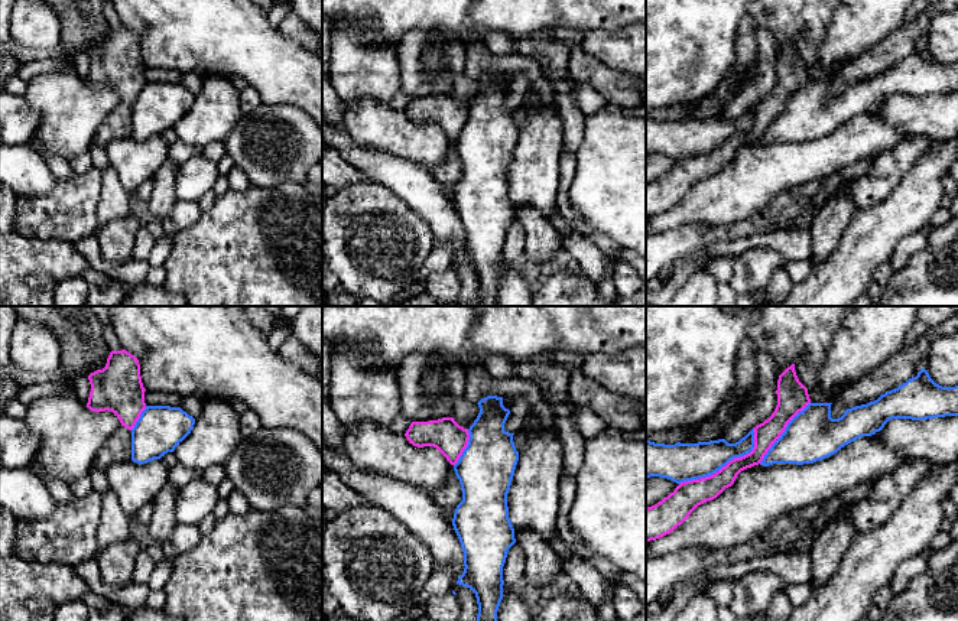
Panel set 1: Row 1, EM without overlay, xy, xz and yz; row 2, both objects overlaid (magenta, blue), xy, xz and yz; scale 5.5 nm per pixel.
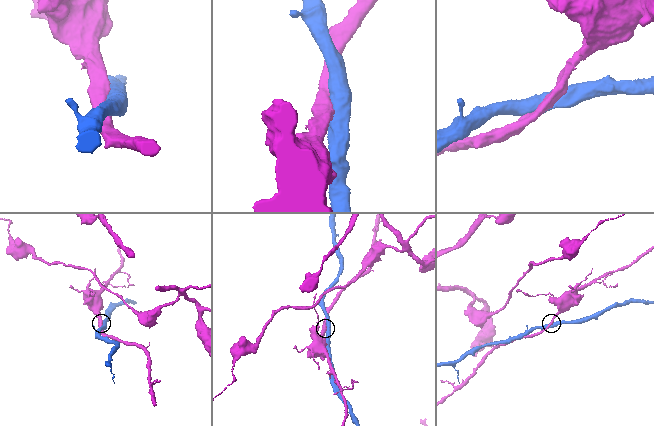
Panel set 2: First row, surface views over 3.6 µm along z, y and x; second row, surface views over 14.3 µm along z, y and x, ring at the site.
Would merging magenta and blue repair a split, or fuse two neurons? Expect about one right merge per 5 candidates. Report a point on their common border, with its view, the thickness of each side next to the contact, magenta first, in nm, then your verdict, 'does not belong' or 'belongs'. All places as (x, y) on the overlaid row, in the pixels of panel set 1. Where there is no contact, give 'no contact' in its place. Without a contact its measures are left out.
contact yz (727, 464); calibres 150 and 220 nm; does not belong

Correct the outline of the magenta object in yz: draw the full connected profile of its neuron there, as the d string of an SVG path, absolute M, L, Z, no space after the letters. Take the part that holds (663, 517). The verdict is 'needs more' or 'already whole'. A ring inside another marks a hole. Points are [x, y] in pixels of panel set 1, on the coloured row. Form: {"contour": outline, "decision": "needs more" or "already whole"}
{"contour": "M795 364L779 375L776 394L777 406L772 416L753 427L754 448L750 453L731 459L709 477L681 482L668 497L646 508L646 543L673 531L698 505L731 487L741 471L759 465L787 423L811 403L808 388L796 375Z", "decision": "already whole"}

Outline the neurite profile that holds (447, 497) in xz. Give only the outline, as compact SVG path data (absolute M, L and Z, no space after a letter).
M451 465L451 475L445 484L432 492L436 505L444 511L445 517L452 521L457 505L462 501L462 490L459 479L455 475L454 465Z

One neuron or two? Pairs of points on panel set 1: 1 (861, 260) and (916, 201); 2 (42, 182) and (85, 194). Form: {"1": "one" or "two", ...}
{"1": "one", "2": "two"}

